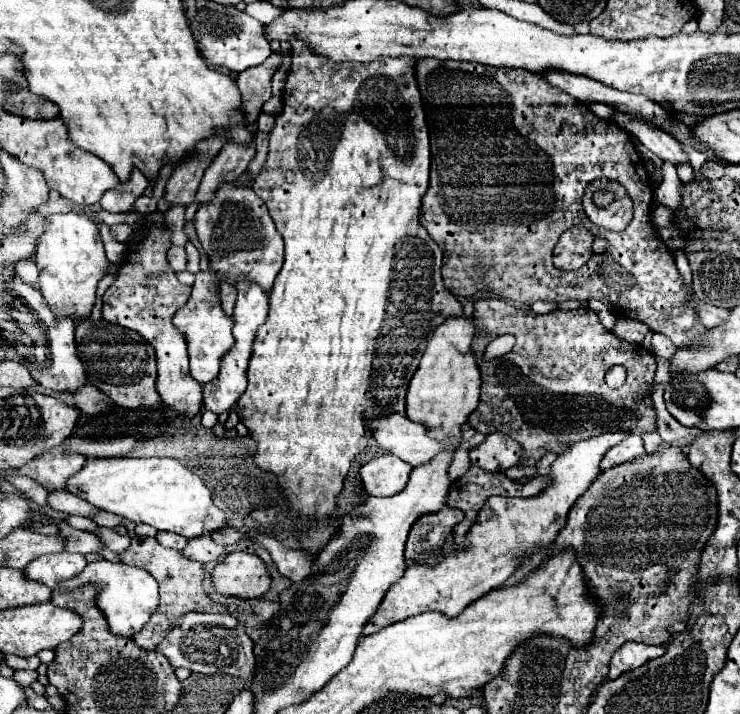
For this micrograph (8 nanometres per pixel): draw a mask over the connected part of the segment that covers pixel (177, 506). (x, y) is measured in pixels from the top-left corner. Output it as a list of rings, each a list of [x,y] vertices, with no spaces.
[[[119,457],[119,459],[87,459],[85,467],[69,477],[67,491],[89,501],[93,507],[115,513],[123,519],[129,519],[133,523],[147,523],[155,527],[157,531],[171,531],[179,533],[187,539],[207,535],[211,531],[221,529],[227,525],[225,513],[219,511],[213,501],[211,493],[205,487],[205,483],[187,467],[183,467],[175,459],[161,459],[161,457],[149,457],[149,459],[131,459],[131,457]]]

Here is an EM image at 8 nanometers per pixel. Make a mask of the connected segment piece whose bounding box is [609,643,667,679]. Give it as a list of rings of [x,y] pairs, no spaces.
[[[623,643],[611,663],[609,663],[609,679],[617,679],[619,675],[633,671],[635,667],[641,667],[643,663],[661,657],[665,653],[665,645],[645,645],[645,643]]]

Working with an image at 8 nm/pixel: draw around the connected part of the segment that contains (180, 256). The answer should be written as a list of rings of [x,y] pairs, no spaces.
[[[169,247],[169,255],[167,255],[167,261],[169,265],[173,267],[173,271],[183,271],[185,265],[187,265],[187,255],[185,255],[185,249],[183,247]]]

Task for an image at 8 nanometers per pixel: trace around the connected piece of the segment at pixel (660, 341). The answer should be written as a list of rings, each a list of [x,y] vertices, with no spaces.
[[[653,333],[651,347],[653,347],[653,353],[659,355],[659,357],[663,357],[663,359],[671,359],[673,351],[677,351],[677,347],[673,345],[673,341],[667,335],[661,335],[661,333]]]

